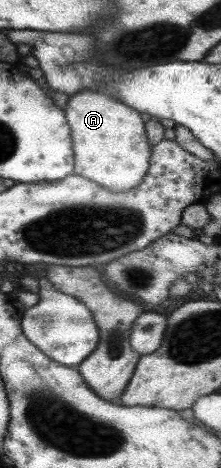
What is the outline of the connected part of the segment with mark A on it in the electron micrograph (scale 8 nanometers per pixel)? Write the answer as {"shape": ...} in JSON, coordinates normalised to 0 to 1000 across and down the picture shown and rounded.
{"shape":[[[380,194],[317,212],[294,248],[330,297],[330,372],[511,410],[588,408],[643,391],[670,365],[688,314],[656,286],[661,259],[633,241],[462,194]]]}

